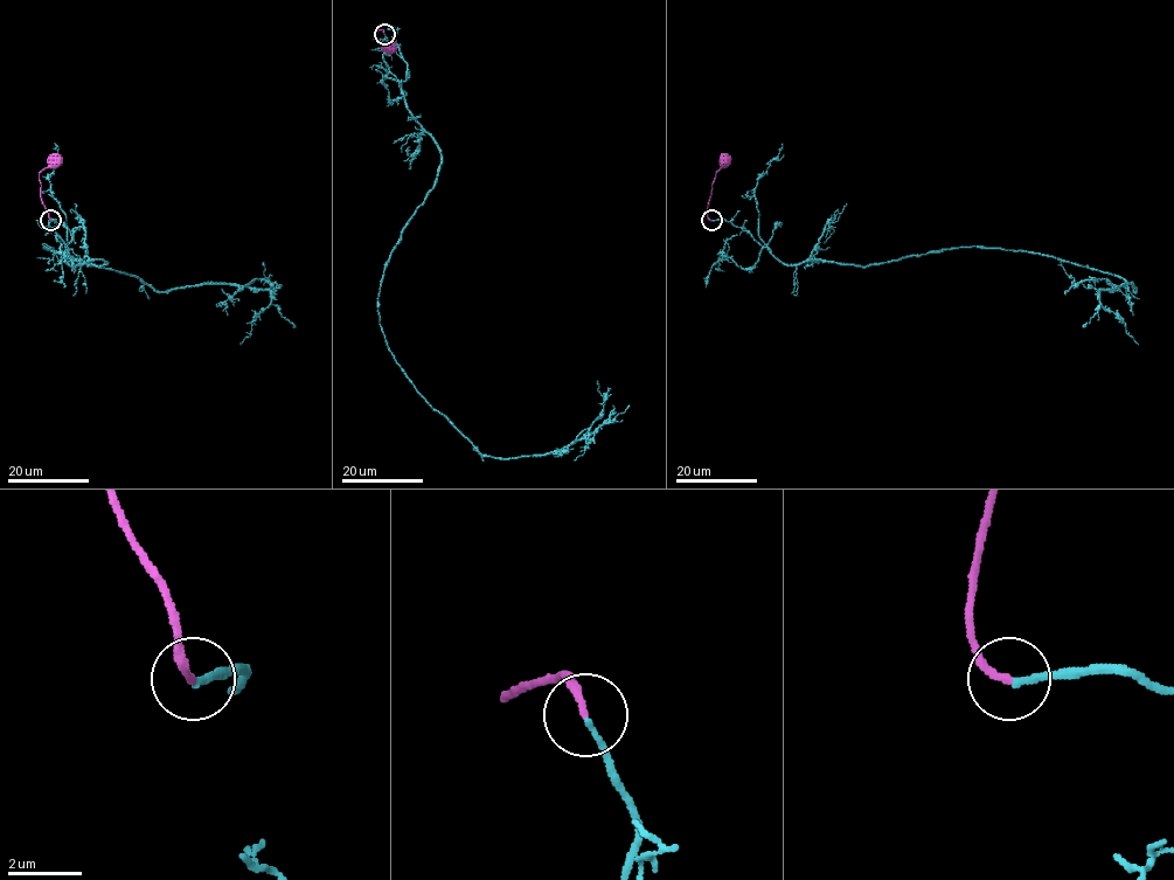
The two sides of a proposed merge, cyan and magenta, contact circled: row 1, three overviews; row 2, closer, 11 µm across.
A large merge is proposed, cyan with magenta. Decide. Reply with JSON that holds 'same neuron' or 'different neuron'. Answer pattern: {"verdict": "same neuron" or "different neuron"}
{"verdict": "same neuron"}

